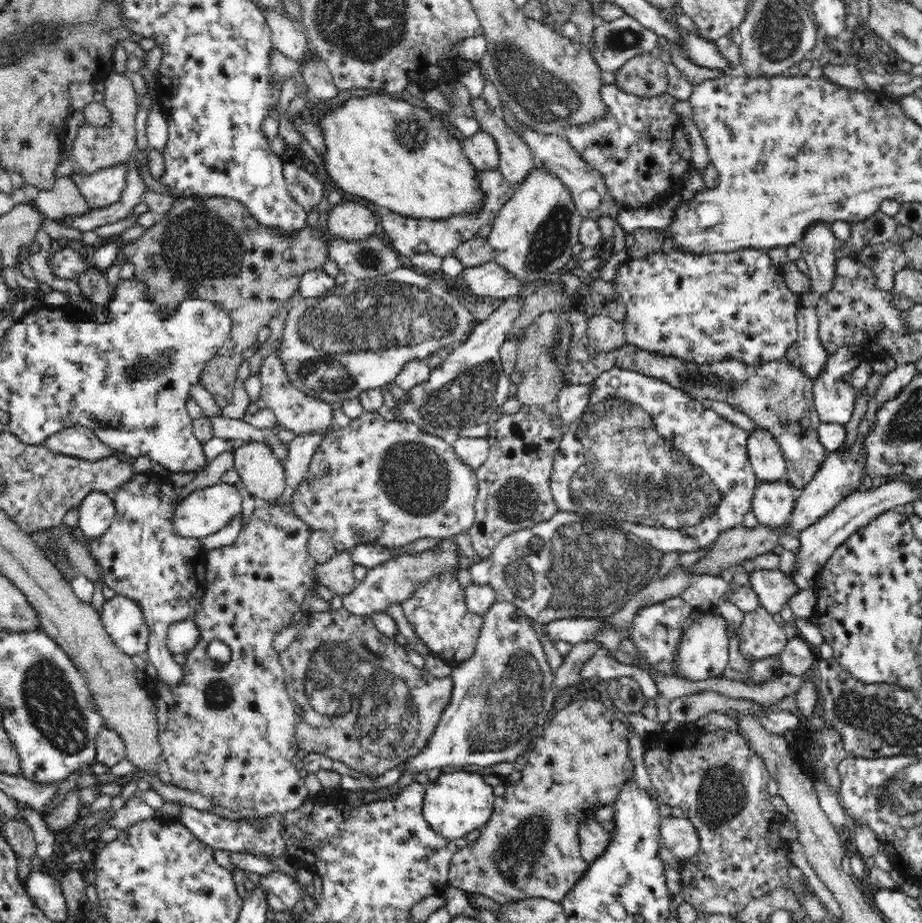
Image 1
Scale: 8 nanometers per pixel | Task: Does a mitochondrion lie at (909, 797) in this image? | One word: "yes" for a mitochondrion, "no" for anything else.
yes

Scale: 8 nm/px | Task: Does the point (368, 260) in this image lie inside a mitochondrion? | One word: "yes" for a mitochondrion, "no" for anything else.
yes

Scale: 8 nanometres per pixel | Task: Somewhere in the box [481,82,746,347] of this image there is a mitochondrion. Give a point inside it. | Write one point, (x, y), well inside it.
(550, 240)

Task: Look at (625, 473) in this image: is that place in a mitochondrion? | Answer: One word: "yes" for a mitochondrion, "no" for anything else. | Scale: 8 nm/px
yes

